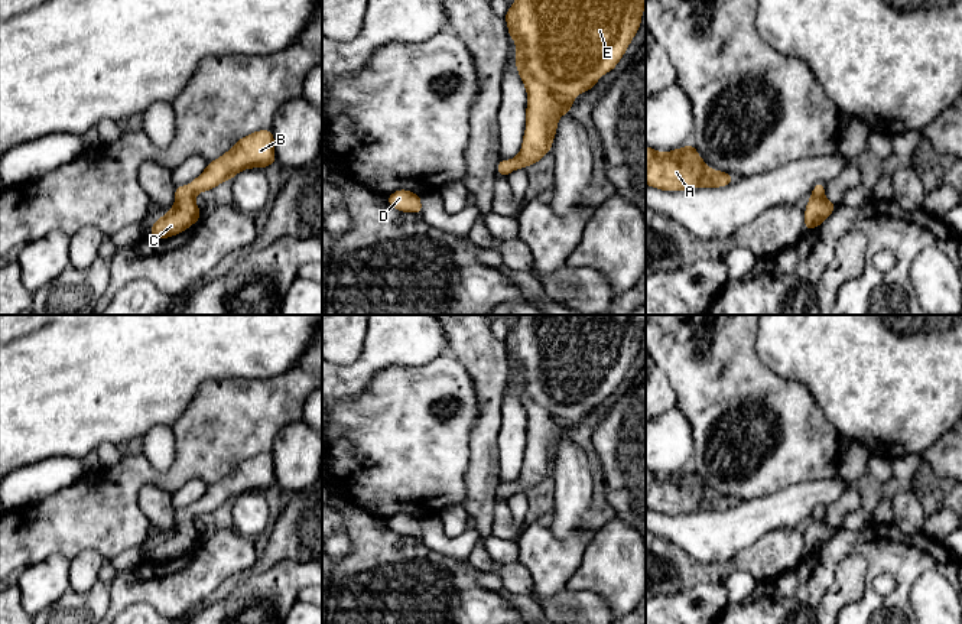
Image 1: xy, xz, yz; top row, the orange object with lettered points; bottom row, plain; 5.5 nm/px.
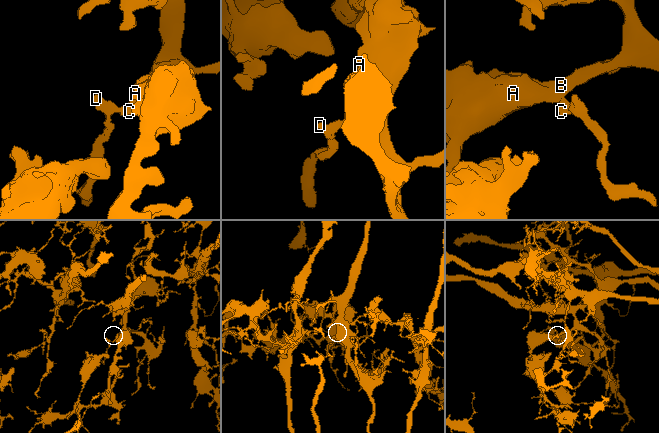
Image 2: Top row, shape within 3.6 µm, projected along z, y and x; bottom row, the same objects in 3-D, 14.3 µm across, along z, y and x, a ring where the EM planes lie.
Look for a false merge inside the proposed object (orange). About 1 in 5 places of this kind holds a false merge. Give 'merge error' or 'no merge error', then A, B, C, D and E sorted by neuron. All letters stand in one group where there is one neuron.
no merge error; groups A B C D E

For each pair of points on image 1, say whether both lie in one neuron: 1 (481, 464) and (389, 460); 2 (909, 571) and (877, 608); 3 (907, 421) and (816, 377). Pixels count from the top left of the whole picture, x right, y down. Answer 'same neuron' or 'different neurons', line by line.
1: different neurons
2: same neuron
3: same neuron

